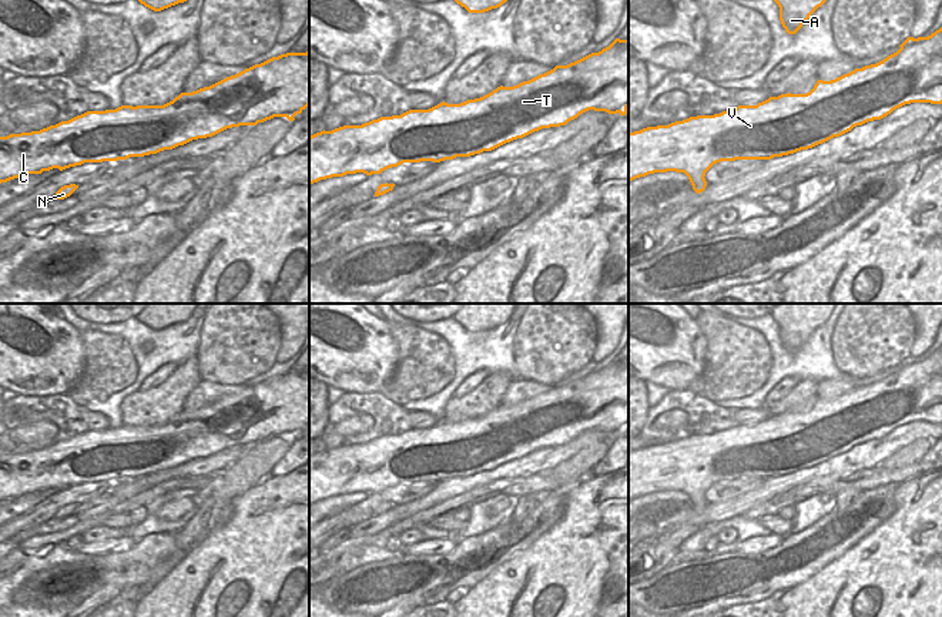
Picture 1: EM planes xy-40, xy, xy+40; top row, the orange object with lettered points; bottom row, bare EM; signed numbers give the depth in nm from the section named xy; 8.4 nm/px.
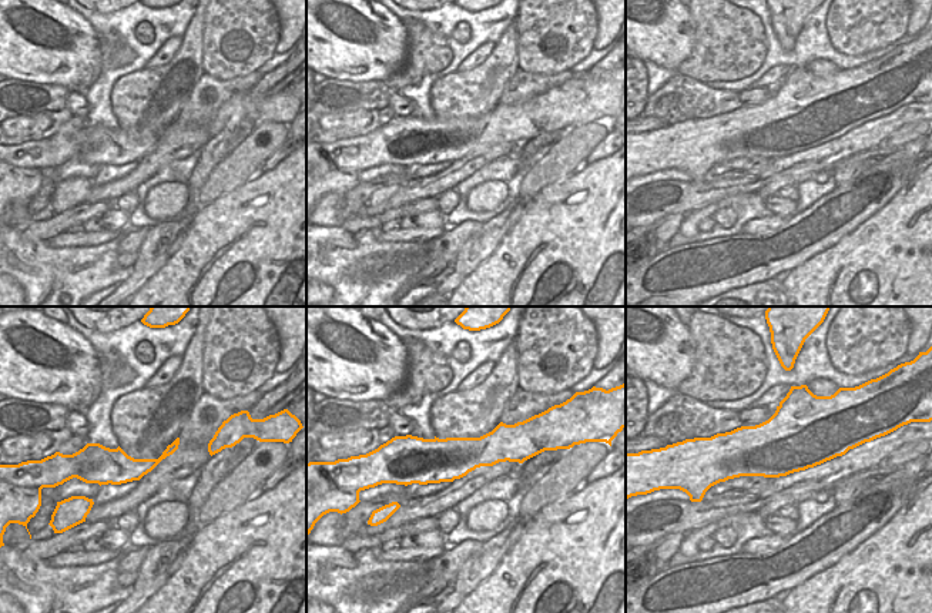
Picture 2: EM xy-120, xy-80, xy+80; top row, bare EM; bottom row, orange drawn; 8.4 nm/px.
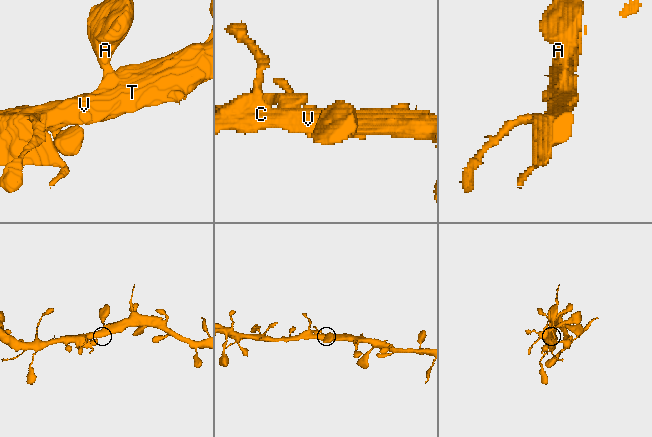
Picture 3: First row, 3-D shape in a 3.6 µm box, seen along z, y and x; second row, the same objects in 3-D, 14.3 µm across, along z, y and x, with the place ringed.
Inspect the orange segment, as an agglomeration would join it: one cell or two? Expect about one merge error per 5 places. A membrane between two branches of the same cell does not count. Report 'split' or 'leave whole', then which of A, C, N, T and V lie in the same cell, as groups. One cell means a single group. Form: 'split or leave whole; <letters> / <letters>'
leave whole; A C N T V

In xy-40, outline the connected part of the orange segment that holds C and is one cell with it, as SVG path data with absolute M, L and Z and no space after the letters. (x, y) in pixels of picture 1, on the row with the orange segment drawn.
M309 51L281 54L164 105L87 111L40 131L0 137L0 184L53 168L157 154L274 117L294 121L308 105Z

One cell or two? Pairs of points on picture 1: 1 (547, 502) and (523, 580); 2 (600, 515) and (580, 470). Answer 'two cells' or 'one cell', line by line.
1: two cells
2: two cells

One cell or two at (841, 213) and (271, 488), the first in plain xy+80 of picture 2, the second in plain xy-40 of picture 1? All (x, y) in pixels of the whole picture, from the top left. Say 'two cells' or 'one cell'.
two cells

